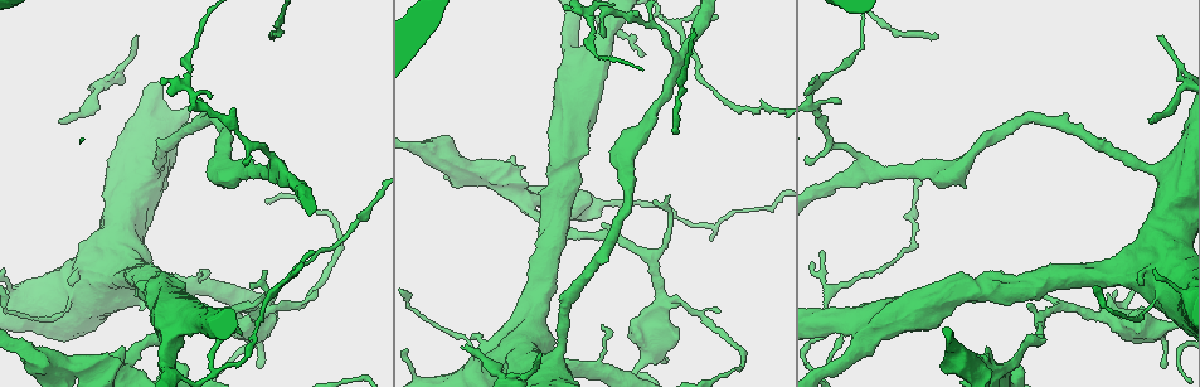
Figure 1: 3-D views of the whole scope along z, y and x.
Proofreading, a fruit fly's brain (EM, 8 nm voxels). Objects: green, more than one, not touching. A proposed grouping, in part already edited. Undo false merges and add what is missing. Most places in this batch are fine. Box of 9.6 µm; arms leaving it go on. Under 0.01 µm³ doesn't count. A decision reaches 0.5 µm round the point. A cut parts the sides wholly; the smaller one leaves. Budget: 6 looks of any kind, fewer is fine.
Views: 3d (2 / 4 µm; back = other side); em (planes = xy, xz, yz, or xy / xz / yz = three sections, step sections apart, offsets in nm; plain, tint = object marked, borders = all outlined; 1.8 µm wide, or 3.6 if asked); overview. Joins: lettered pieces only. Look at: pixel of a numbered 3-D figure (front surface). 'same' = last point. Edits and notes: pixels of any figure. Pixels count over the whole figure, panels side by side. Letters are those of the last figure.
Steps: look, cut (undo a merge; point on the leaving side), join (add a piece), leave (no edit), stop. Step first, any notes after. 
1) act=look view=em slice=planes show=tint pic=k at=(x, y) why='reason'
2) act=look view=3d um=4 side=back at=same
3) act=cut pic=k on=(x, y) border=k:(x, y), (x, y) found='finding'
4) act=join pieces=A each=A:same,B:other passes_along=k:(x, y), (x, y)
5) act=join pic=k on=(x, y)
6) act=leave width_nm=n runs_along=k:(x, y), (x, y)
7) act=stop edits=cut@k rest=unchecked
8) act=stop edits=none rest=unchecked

act=look view=3d um=4 pic=1 at=(244, 306) why='sharp bend'

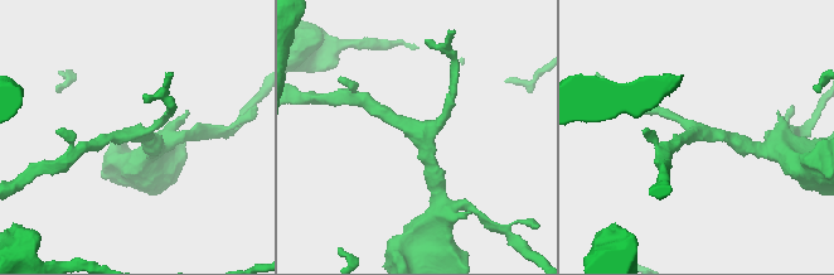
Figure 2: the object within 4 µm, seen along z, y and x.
act=look view=em slice=planes show=borders pic=2 at=(700, 137) arms=3

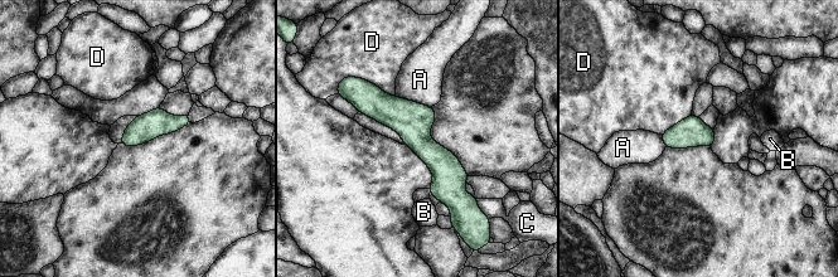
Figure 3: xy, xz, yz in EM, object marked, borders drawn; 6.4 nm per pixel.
act=leave width_nm=170 each=A:other,B:other,C:other,D:other border=3:(357, 77), (393, 96) found='all the same cell'

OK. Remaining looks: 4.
act=look view=3d um=2 pic=1 at=(1163, 366) why='free end'

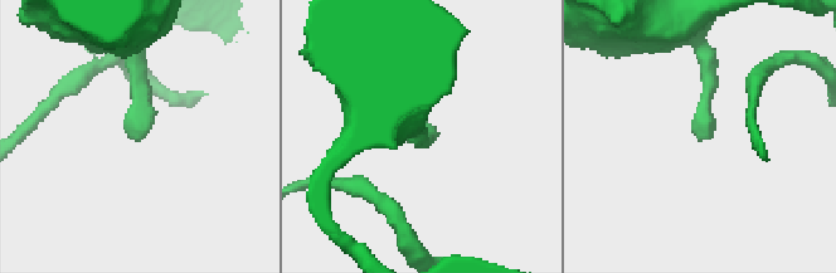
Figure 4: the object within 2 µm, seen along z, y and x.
act=look view=em um=3.6 slice=planes show=tint pic=4 at=(132, 137)

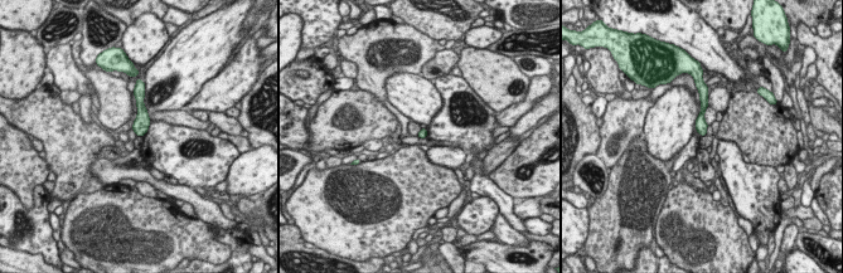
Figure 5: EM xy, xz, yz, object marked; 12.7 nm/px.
act=look view=em um=3.6 slice=planes show=borders at=same

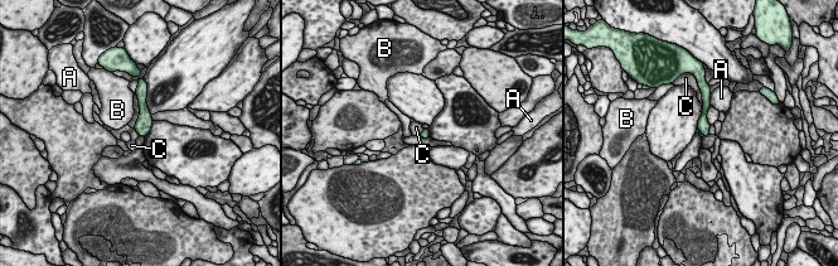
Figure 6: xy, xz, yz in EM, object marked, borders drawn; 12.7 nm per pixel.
act=leave each=A:other,B:other,C:other runs_along=6:(706, 97), (705, 131) found='no lettered piece goes on from it'

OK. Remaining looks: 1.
act=stop edits=none rest=unchecked

